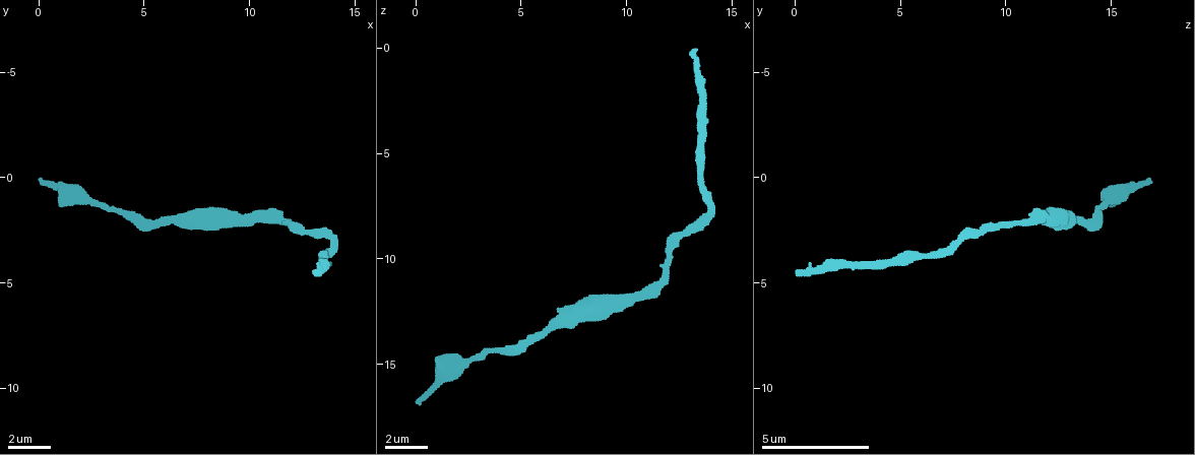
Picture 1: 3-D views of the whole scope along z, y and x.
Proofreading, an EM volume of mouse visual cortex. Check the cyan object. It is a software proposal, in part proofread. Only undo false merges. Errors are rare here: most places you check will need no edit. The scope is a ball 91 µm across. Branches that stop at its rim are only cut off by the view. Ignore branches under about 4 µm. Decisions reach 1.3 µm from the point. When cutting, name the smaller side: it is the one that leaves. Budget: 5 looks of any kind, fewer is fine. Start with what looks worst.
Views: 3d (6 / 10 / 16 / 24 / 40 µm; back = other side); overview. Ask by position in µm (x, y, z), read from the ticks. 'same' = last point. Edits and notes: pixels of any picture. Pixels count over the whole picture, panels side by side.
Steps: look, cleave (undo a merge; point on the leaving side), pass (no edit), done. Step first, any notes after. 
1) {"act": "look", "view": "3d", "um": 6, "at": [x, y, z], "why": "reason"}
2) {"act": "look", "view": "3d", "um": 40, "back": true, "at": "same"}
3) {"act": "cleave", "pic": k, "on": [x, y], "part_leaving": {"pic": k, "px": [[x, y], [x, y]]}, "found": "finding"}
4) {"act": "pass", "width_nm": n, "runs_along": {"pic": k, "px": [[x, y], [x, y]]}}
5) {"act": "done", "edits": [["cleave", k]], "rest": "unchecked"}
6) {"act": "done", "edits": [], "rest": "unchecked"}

{"act": "look", "view": "3d", "um": 6, "at": [11.2, 1.7, 11.6]}

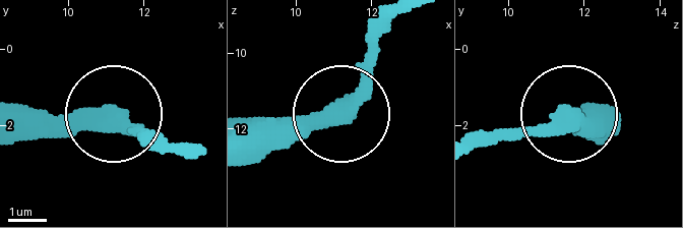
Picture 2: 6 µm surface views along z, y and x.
{"act": "pass", "side_arm_um": 13, "found": "all the same neuron"}

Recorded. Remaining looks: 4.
{"act": "look", "view": "3d", "um": 10, "at": [13.6, 4.2, 2.1], "why": "thick turns thin"}

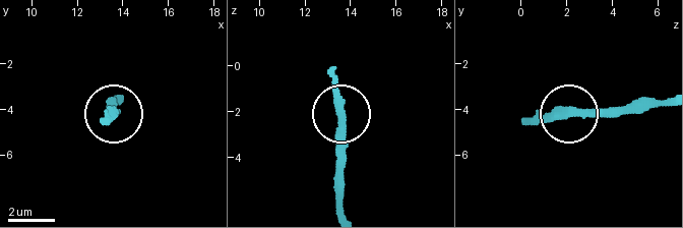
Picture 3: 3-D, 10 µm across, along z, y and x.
{"act": "pass", "found": "one neuron here"}

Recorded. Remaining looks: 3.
{"act": "look", "view": "3d", "um": 10, "at": [5.7, 2.0, 13.6], "why": "thin neck"}

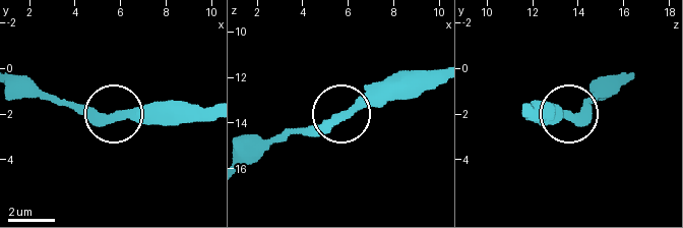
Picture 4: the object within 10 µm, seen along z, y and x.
{"act": "pass", "found": "one neuron here"}

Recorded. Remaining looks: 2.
{"act": "done", "edits": [], "rest": "unchecked"}

